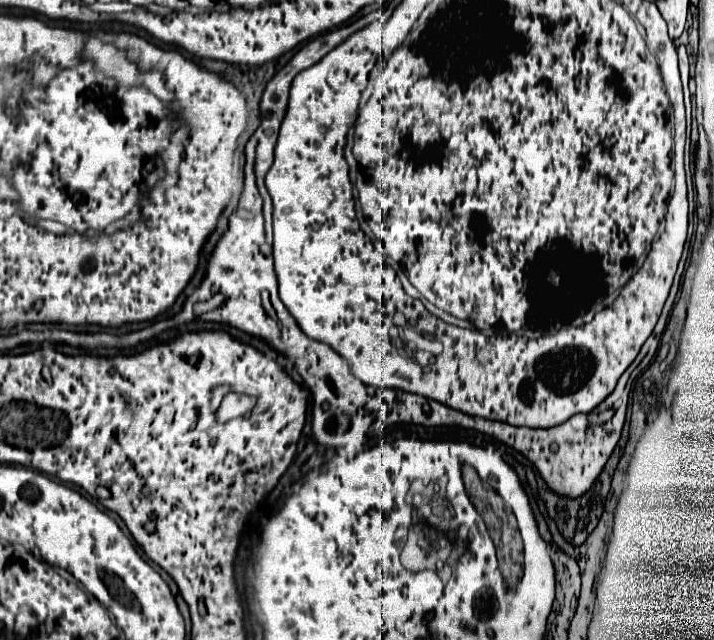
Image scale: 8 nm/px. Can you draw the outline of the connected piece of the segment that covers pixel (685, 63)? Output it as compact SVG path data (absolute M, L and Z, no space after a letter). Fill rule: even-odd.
M679 45L679 47L677 47L677 53L679 53L681 79L683 79L683 83L687 85L687 81L689 81L689 59L687 59L687 51L685 51L685 47L683 47L683 45Z

